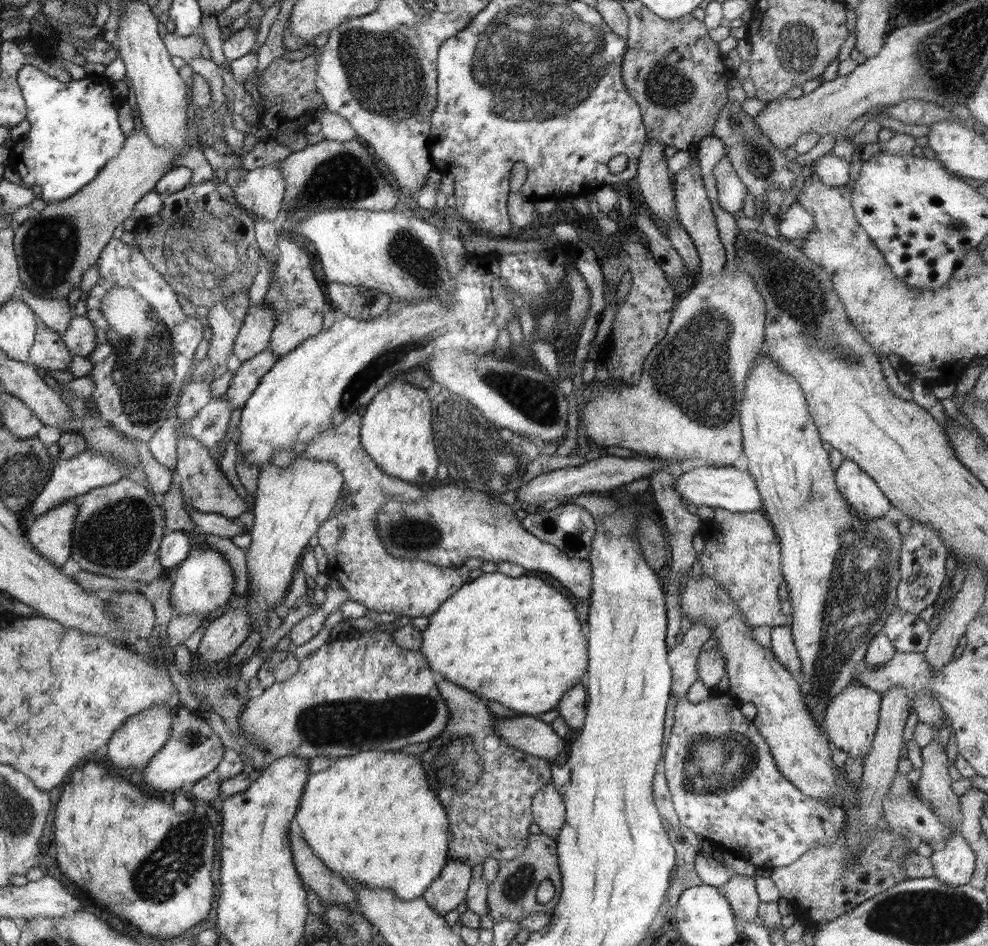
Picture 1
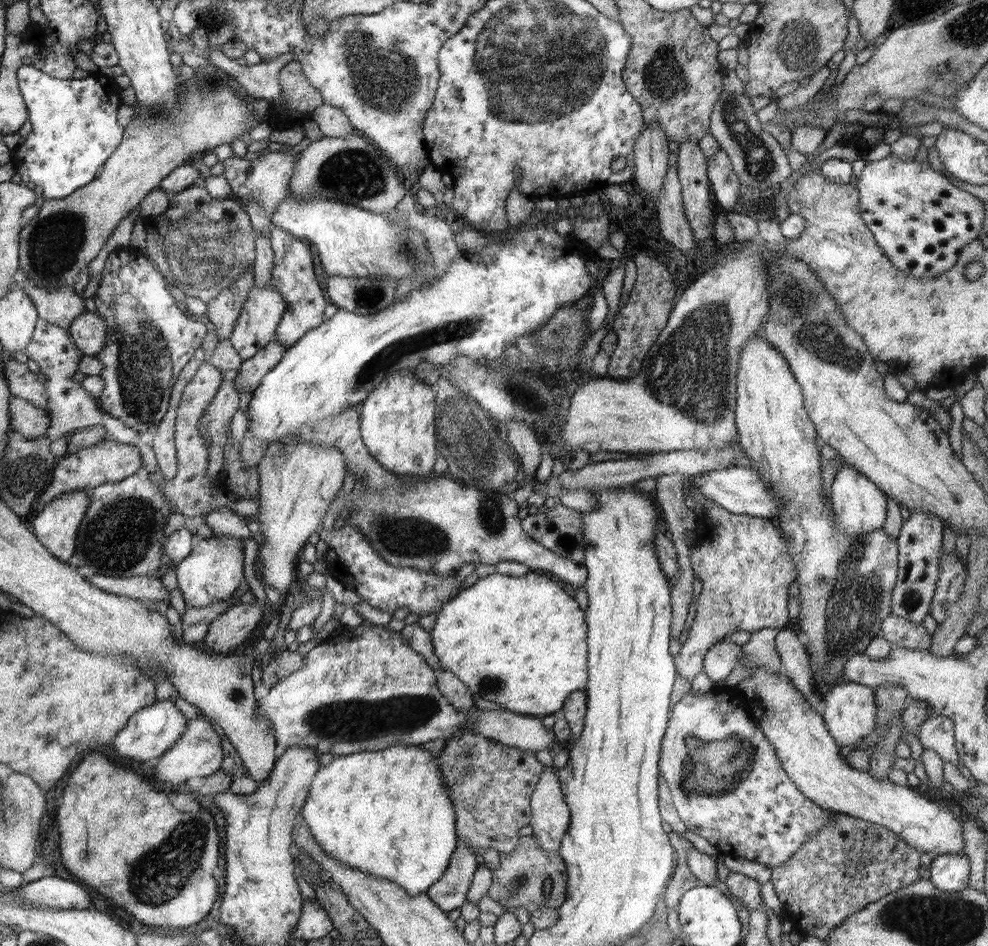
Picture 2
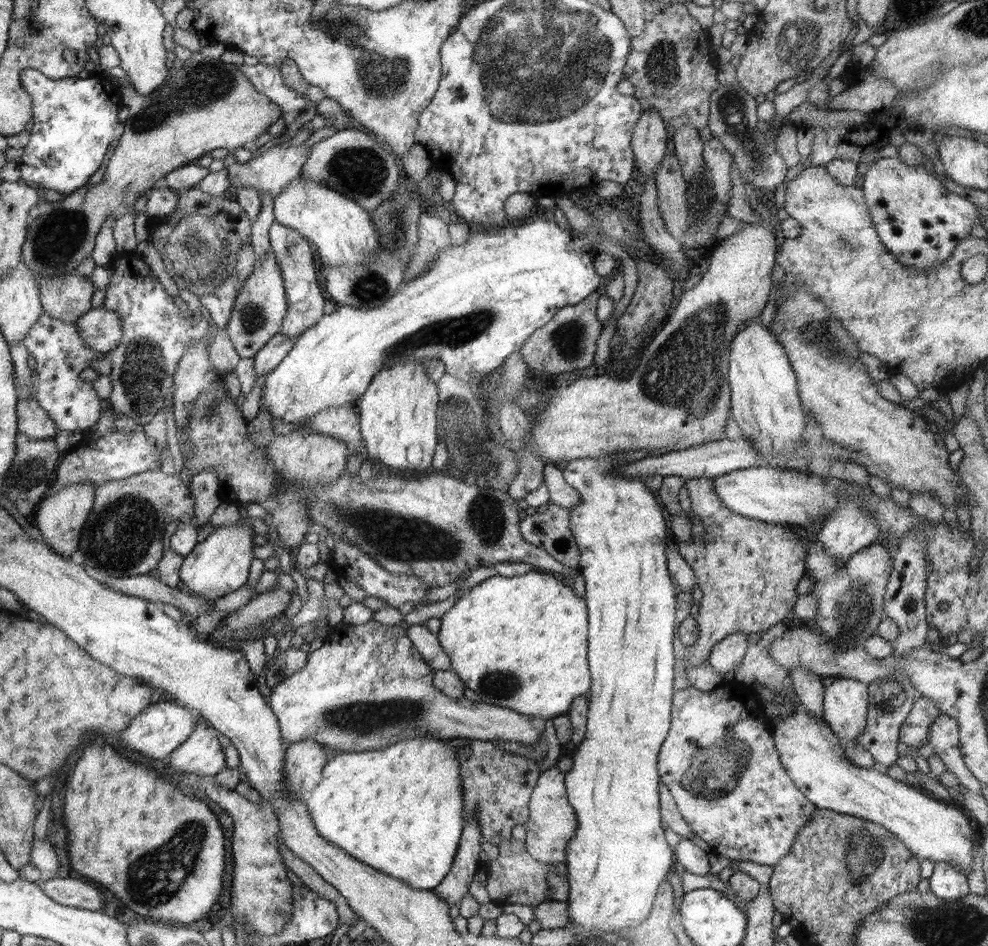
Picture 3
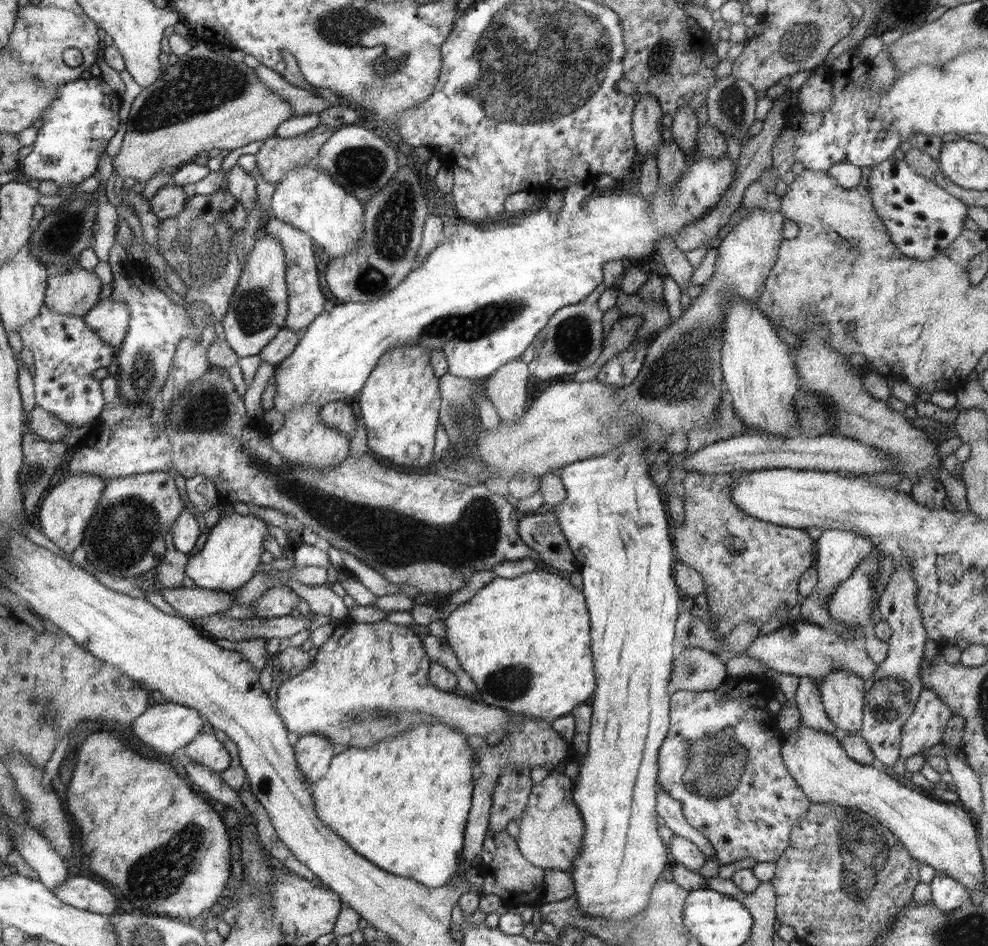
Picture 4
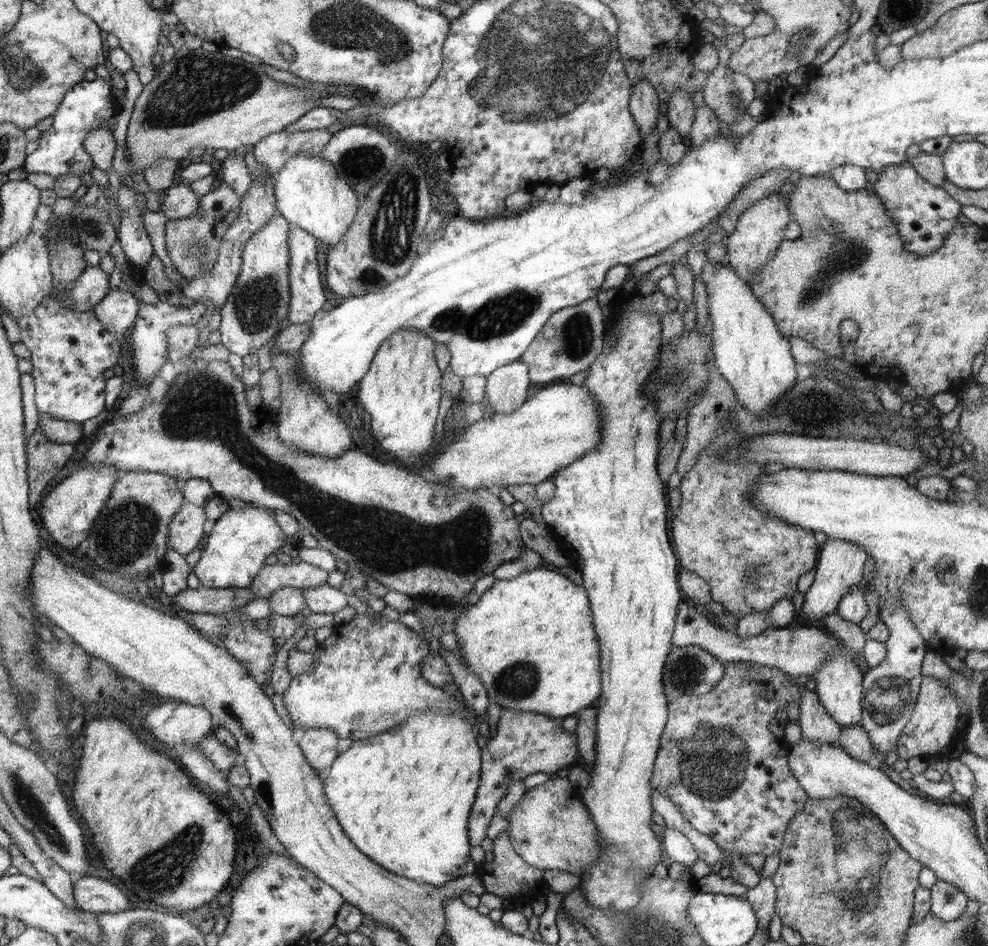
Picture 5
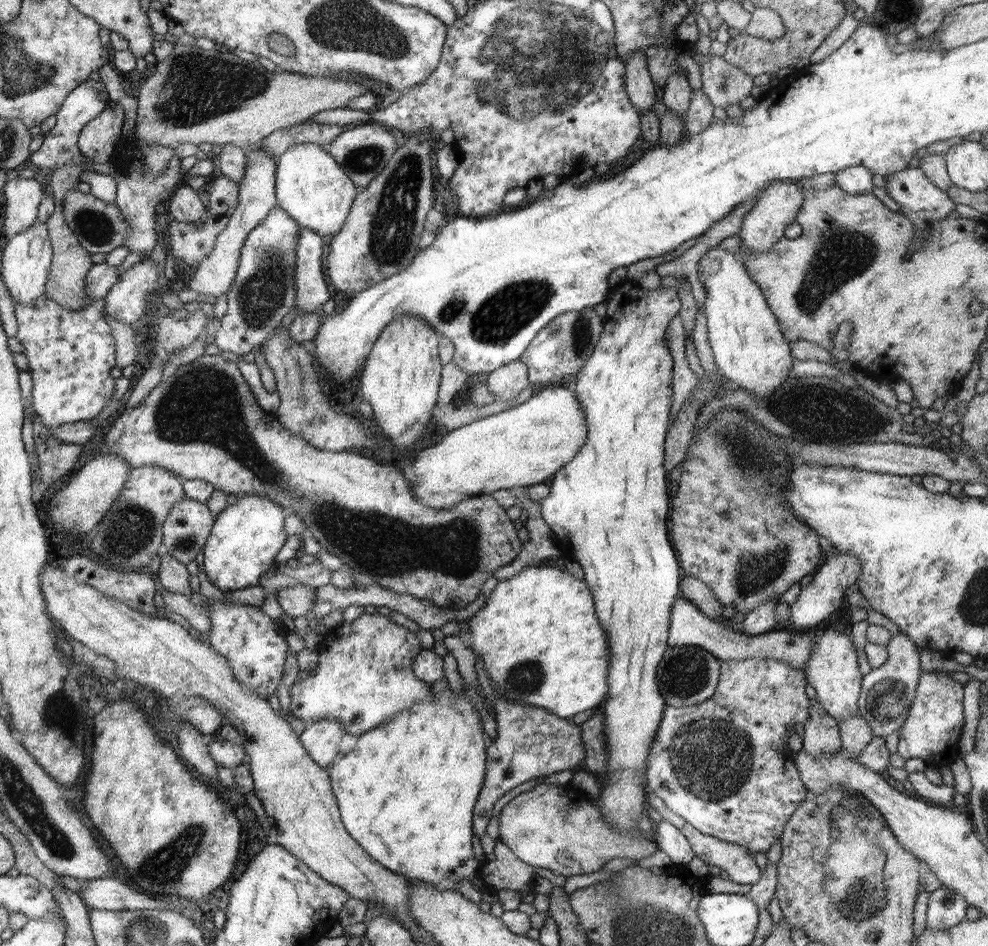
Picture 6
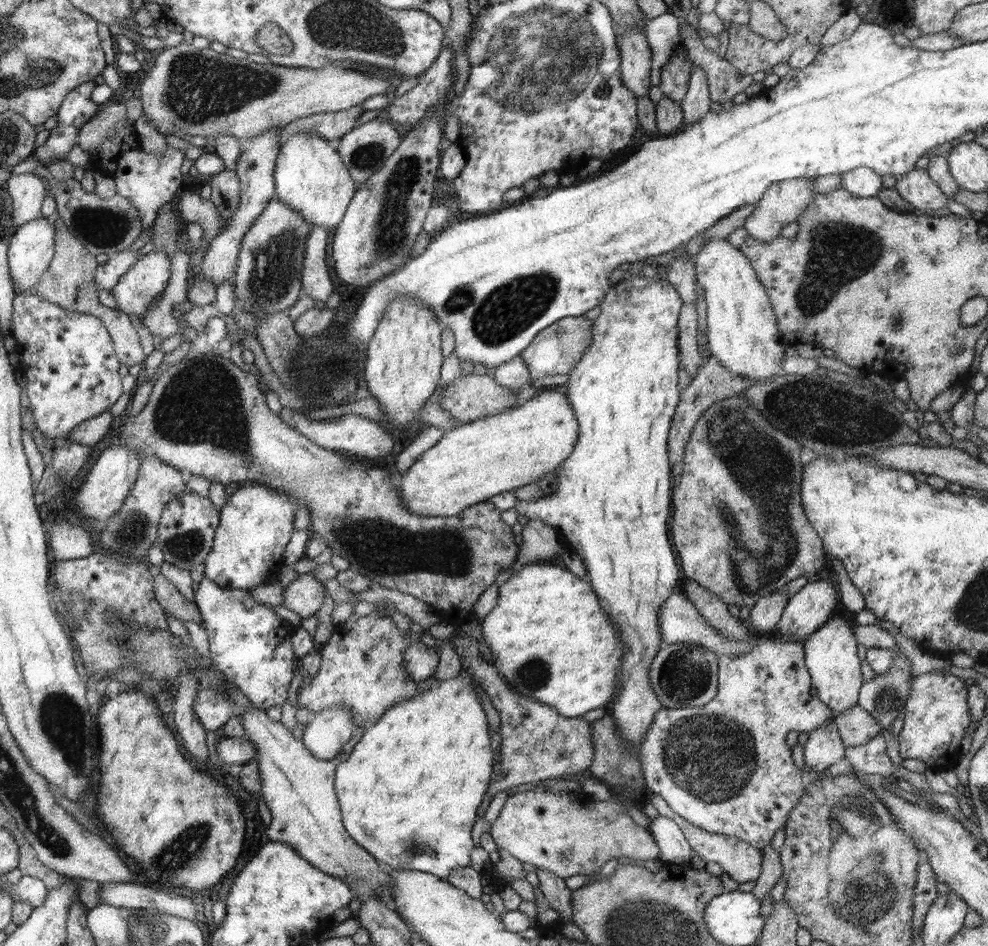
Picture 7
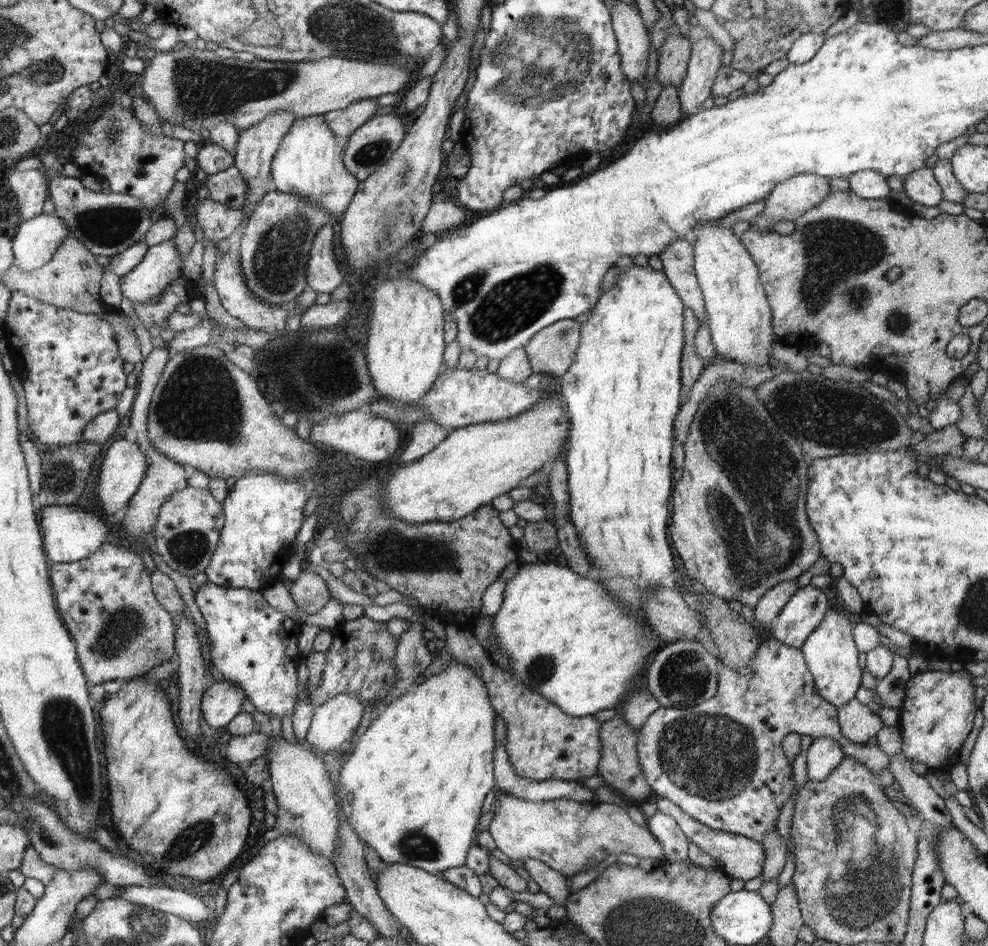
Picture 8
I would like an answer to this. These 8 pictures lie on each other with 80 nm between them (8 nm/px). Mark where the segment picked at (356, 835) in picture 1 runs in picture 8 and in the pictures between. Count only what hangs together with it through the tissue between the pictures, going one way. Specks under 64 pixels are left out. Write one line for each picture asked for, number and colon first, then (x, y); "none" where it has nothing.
2: (387, 812)
3: (399, 809)
4: (402, 803)
5: (404, 797)
6: (407, 790)
7: (410, 789)
8: (413, 787)

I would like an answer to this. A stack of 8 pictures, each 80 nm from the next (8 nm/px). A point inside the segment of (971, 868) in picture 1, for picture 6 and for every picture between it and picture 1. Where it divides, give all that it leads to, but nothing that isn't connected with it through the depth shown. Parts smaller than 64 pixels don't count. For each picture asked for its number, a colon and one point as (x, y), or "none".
2: (950, 872)
3: (948, 882)
4: (947, 893)
5: (948, 903)
6: (946, 908)

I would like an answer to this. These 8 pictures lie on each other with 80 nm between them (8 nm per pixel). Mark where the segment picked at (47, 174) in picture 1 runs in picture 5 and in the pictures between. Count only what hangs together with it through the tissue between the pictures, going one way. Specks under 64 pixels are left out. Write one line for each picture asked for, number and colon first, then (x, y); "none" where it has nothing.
2: (74, 131)
3: (75, 121)
4: (76, 126)
5: (88, 105)

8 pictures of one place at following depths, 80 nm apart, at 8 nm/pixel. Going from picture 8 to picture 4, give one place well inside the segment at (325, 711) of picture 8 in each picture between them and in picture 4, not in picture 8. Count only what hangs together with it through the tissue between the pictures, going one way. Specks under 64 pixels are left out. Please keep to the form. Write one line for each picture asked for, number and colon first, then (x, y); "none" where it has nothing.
4: (313, 753)
5: (320, 746)
6: (321, 738)
7: (327, 731)

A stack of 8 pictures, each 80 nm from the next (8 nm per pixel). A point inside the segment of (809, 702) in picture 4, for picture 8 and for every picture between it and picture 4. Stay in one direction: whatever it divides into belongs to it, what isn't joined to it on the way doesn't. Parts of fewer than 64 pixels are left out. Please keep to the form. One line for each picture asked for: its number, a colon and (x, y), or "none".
5: (816, 724)
6: (821, 736)
7: (824, 747)
8: (825, 753)

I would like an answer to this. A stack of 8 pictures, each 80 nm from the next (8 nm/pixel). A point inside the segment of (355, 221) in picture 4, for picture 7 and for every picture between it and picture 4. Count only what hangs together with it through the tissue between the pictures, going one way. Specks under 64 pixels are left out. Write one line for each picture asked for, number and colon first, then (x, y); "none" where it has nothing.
5: (309, 192)
6: (315, 191)
7: (310, 176)

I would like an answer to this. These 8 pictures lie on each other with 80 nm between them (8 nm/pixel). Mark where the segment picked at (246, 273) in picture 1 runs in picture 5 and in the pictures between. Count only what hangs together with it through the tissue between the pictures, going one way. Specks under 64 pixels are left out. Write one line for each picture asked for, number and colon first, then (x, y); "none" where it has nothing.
2: (202, 245)
3: (199, 241)
4: (195, 243)
5: (193, 243)

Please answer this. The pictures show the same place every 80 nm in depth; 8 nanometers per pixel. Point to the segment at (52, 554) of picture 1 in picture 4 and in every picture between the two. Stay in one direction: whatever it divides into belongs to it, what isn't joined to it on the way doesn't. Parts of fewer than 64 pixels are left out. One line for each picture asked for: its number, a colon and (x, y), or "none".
2: (56, 525)
3: (60, 516)
4: (68, 509)

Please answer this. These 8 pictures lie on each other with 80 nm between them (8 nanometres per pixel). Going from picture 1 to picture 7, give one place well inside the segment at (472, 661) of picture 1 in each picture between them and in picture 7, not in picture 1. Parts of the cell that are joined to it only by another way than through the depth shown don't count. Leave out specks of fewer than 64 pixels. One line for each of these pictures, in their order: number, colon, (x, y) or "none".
2: (524, 637)
3: (525, 638)
4: (535, 629)
5: (530, 639)
6: (538, 636)
7: (545, 612)

